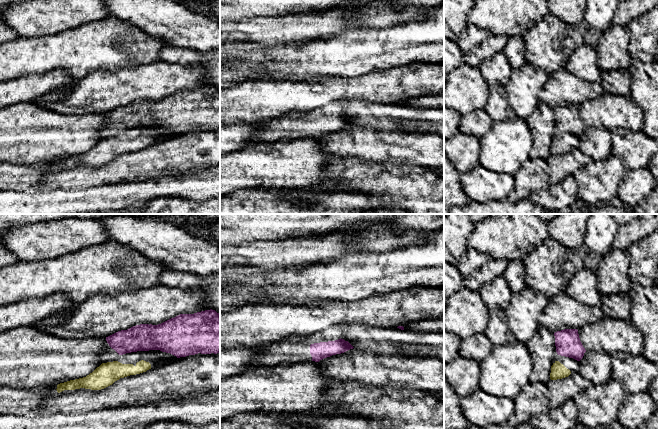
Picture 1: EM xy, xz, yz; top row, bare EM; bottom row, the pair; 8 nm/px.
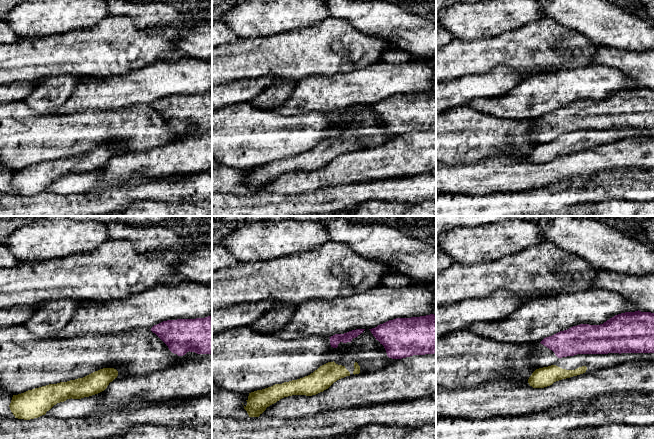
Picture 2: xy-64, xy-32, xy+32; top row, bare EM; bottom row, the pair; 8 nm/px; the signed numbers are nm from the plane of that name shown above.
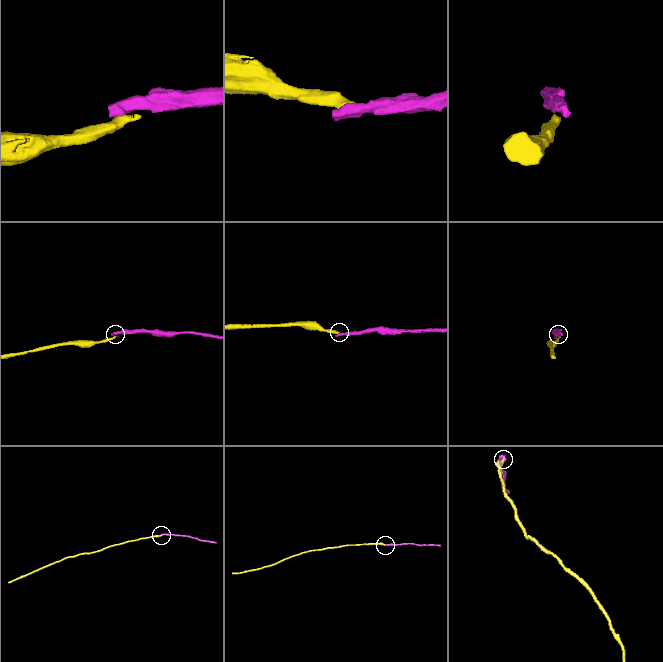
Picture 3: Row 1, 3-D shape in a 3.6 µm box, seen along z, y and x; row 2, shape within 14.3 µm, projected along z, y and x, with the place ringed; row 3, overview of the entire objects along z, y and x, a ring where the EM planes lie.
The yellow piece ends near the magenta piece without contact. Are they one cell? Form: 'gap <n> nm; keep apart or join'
gap 50 nm; keep apart

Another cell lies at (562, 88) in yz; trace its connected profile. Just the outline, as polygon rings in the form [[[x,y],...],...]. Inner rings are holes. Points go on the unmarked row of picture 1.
[[[563,68],[549,75],[538,94],[540,103],[555,109],[564,105],[579,106],[585,100],[594,99],[605,93],[601,80],[587,82]]]

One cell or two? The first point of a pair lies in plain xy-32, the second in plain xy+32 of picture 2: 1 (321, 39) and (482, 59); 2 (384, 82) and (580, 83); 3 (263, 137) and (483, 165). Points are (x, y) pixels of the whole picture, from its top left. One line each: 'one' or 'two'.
1: one
2: one
3: two

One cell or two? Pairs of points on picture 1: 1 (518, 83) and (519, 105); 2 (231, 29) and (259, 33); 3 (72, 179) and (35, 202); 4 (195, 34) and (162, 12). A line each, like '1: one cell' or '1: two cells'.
1: one cell
2: one cell
3: two cells
4: one cell

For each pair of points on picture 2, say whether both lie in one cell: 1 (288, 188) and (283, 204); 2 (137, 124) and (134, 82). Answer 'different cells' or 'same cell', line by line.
1: different cells
2: different cells

